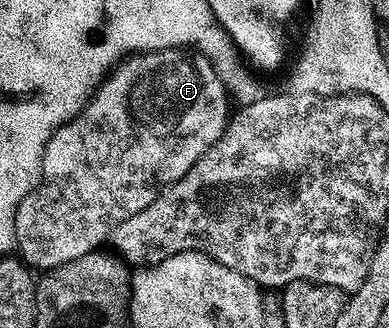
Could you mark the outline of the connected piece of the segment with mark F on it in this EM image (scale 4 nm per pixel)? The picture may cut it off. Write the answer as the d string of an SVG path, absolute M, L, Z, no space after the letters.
M187 47L163 48L157 52L132 54L121 60L104 77L103 84L92 93L92 99L84 105L84 109L74 119L63 124L61 128L57 128L56 133L49 138L48 145L44 147L40 182L30 194L26 194L26 198L22 198L16 211L16 248L19 259L29 269L47 270L57 268L70 260L76 260L87 252L97 251L101 247L99 244L103 240L105 243L119 224L126 222L126 218L138 214L138 210L146 210L146 206L150 206L150 202L154 202L154 198L167 184L172 184L178 178L182 178L182 174L186 174L186 170L190 170L190 166L194 166L194 162L198 162L198 158L202 158L202 154L206 154L206 150L210 150L210 146L214 146L214 142L218 142L218 138L222 138L230 121L228 95L230 92L225 85L224 77L216 71L215 66L202 53L189 50Z

